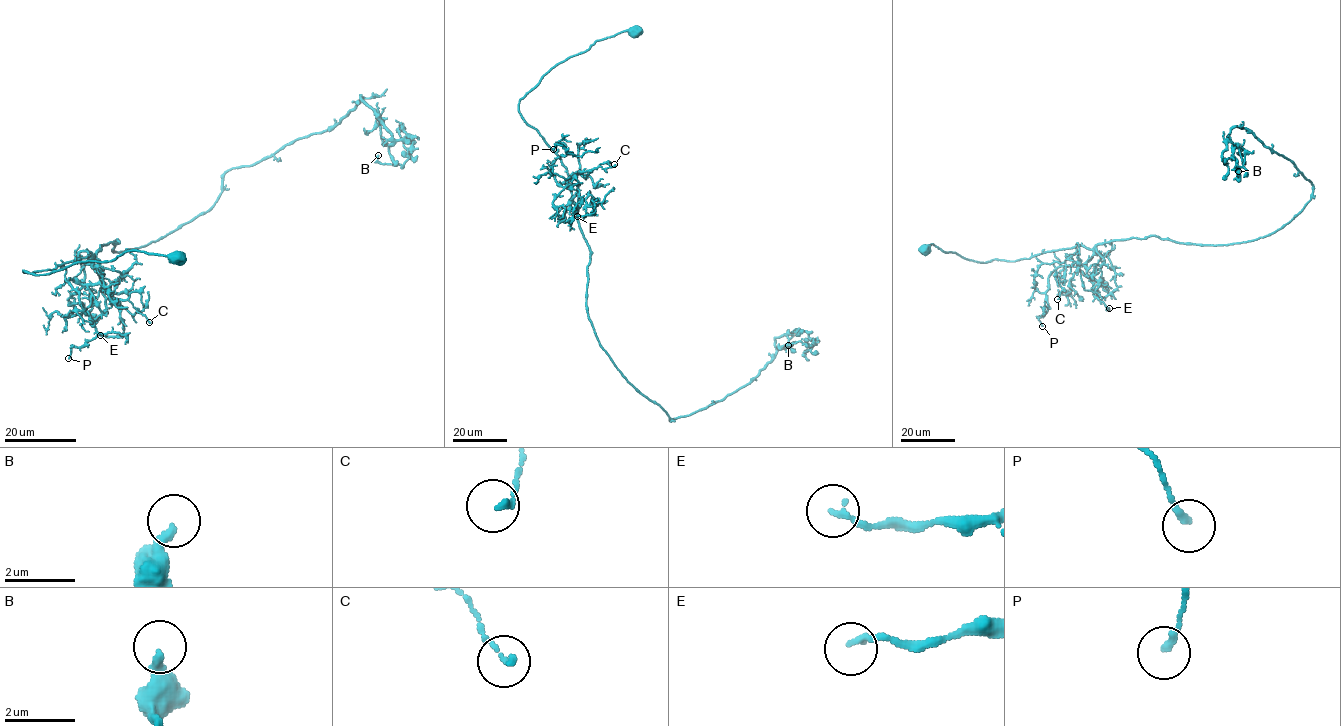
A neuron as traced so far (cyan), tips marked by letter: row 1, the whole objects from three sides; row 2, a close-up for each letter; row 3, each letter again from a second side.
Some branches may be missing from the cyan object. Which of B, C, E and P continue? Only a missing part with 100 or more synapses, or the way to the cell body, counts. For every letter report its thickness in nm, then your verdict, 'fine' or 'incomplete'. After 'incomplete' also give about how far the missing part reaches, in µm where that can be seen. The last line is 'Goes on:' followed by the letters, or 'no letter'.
B: 280 nm | fine
C: 140 nm | fine
E: 160 nm | fine
P: 200 nm | fine
Goes on: no letter

